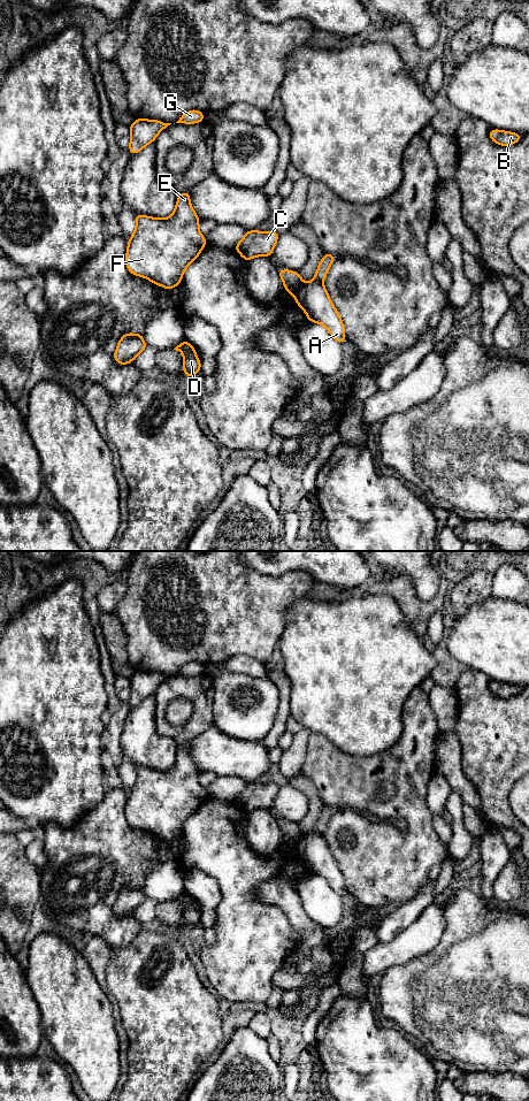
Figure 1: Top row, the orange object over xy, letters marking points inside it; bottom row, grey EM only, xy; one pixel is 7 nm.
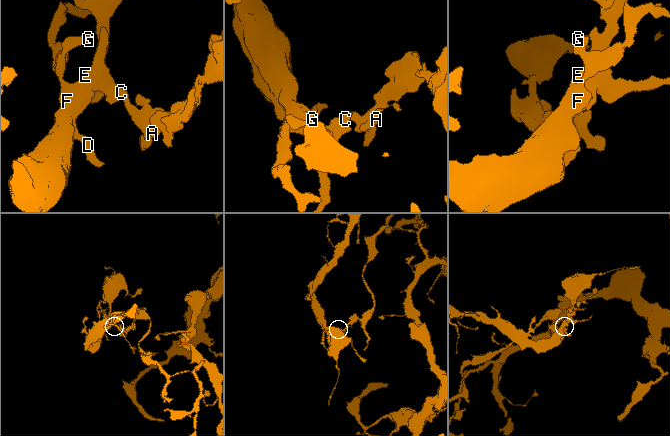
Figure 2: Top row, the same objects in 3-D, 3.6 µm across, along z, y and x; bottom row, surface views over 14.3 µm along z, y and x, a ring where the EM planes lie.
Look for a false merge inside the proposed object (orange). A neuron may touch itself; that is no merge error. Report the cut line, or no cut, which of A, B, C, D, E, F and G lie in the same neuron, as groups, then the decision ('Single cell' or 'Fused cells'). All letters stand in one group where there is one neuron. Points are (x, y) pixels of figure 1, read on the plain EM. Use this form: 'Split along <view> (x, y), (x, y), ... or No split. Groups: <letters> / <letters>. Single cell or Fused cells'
Split along xy (304, 836), (293, 846). Groups: A / B C D E F G. Fused cells

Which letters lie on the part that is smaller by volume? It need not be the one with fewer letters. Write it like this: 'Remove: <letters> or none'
Remove: A

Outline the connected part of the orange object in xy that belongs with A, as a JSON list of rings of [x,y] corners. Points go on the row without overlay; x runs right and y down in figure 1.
[[[315,831],[305,835],[298,844],[293,846],[293,850],[306,864],[309,874],[324,878],[336,894],[342,896],[346,893],[345,878],[322,833]]]

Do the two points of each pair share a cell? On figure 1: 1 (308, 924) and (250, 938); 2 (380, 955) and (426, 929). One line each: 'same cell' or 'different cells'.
1: different cells
2: same cell

